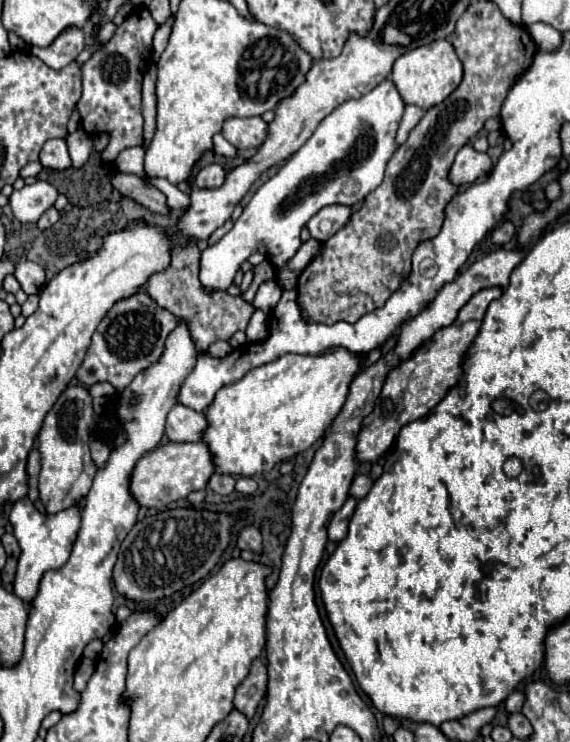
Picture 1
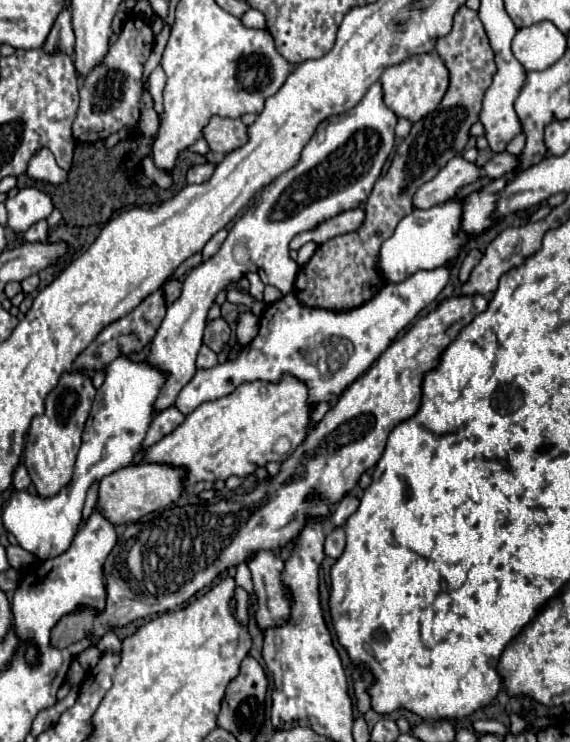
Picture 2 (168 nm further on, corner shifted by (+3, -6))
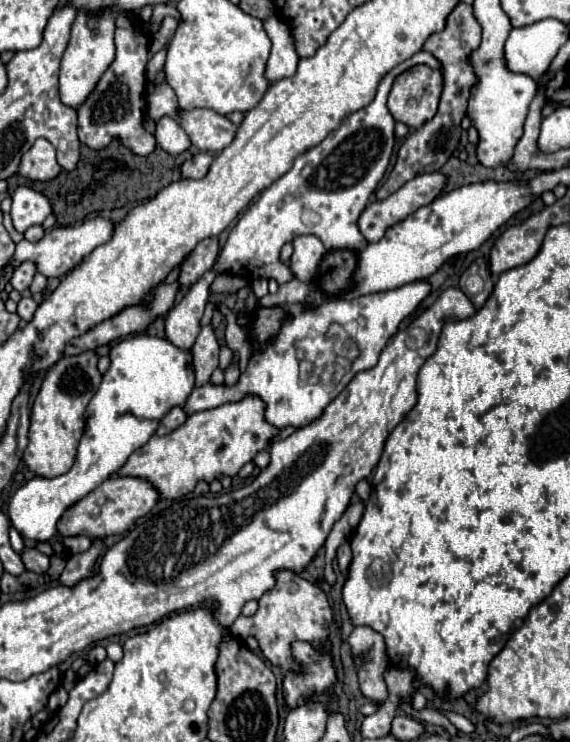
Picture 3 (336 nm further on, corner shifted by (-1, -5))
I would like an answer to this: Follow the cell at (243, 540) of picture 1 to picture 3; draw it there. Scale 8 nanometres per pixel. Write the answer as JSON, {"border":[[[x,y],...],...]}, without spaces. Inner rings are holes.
{"border":[[[276,570],[276,586],[268,590],[258,600],[258,612],[250,618],[240,618],[240,622],[232,624],[232,634],[236,638],[254,636],[260,644],[262,654],[282,670],[298,670],[296,662],[290,656],[290,642],[308,640],[312,644],[322,644],[328,638],[328,626],[332,622],[332,610],[326,600],[326,594],[314,586],[312,582],[300,578],[290,570]]]}

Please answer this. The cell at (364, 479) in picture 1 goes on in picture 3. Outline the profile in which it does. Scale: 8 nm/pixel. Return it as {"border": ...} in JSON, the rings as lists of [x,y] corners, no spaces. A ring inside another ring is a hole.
{"border":[[[358,502],[358,504],[350,504],[348,510],[342,514],[342,518],[334,524],[332,532],[328,534],[328,540],[326,540],[326,580],[330,580],[330,584],[334,582],[334,572],[332,572],[332,560],[336,558],[336,548],[350,540],[350,536],[354,534],[360,518],[362,518],[362,512],[364,512],[364,504]]]}

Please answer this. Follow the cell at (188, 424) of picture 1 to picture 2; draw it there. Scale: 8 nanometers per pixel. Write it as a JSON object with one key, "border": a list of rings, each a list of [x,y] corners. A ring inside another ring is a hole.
{"border":[[[168,407],[164,411],[158,411],[152,419],[152,425],[148,429],[148,435],[144,439],[144,447],[160,441],[164,435],[172,433],[180,423],[184,421],[184,415],[176,407]]]}

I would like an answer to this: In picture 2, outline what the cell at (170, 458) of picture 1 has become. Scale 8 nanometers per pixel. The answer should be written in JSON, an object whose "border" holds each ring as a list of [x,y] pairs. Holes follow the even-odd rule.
{"border":[[[140,463],[140,465],[128,465],[98,483],[98,503],[96,509],[112,523],[112,525],[126,525],[134,523],[140,517],[164,509],[172,505],[182,489],[184,489],[184,469],[172,467],[172,465],[156,465],[156,463]]]}

